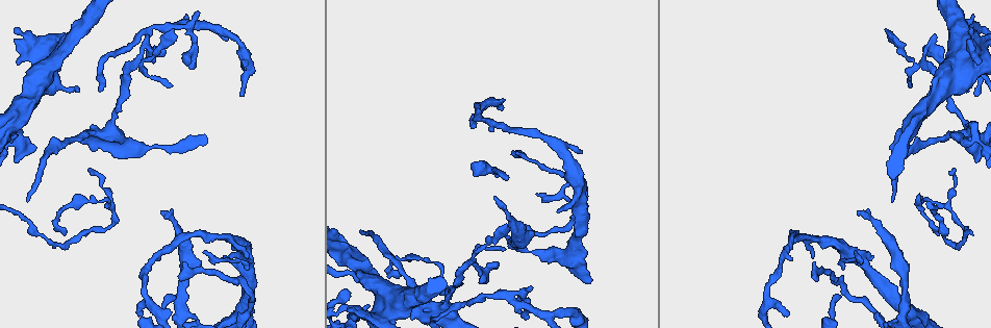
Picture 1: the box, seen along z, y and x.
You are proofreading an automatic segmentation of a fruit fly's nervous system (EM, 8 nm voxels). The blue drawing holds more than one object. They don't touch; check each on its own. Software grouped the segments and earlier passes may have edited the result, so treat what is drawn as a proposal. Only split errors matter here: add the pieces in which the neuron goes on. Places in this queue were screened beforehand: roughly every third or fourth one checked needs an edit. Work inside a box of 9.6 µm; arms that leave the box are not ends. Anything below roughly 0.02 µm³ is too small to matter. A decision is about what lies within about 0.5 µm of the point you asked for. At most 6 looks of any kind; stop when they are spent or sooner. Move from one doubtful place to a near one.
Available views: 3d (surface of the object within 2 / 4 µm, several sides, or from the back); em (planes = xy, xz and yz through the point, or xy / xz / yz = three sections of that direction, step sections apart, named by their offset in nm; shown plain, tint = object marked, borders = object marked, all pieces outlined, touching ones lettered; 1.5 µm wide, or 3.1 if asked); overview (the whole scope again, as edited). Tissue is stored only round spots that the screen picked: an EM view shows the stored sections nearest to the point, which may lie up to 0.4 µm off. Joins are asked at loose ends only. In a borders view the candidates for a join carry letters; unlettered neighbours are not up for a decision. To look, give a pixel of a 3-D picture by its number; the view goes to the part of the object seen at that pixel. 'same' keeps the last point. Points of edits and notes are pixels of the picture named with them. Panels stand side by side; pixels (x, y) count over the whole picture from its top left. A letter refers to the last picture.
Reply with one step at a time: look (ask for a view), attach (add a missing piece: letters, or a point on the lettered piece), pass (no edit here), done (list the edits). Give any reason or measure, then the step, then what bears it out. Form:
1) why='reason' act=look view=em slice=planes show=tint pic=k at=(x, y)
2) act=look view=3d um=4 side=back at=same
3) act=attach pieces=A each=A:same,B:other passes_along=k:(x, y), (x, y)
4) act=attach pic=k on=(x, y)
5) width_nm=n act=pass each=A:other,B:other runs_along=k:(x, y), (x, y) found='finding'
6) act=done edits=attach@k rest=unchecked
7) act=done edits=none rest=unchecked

why='an open end' act=look view=em slice=planes show=borders pic=1 at=(495, 197)

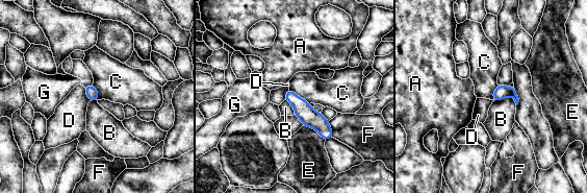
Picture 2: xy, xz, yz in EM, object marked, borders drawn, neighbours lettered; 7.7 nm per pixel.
width_nm=90 longest_contact=E:220nm act=pass each=A:other,B:other,C:other,D:other,E:other,F:other,G:other found='no lettered piece goes on from it'

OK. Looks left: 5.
why='branch stops here' act=look view=3d um=2 pic=1 at=(347, 311)

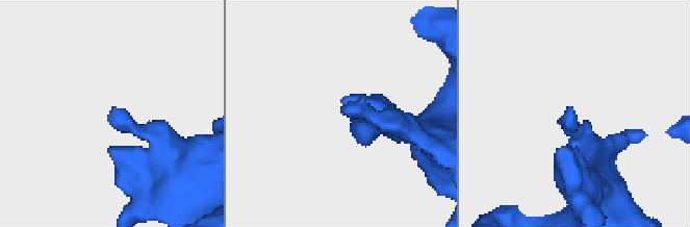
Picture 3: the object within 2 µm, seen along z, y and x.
why='now the EM' act=look view=em slice=yz step=4 show=tint pic=3 at=(110, 117)

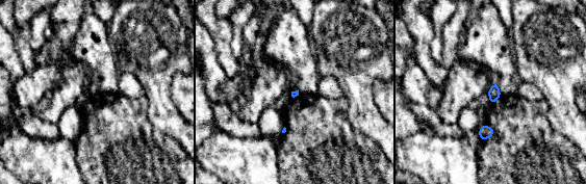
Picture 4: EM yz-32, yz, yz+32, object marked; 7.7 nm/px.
act=look view=em slice=planes show=borders at=same

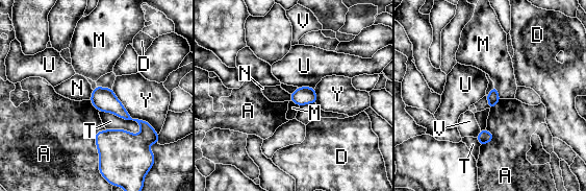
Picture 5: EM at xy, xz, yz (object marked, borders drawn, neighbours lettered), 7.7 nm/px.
act=pass each=A:other,D:other,M:other,N:other,T:other,U:other,V:other,Y:other border=5:(93, 90), (88, 99) found='no lettered piece goes on from it'

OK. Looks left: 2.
why='tapers out' act=look view=3d um=4 pic=1 at=(969, 127)

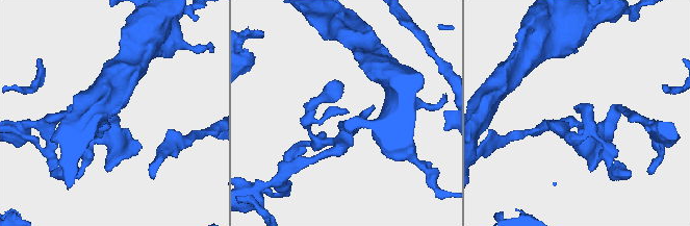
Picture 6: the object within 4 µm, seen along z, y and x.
act=look view=em slice=planes show=borders pic=6 at=(579, 113)

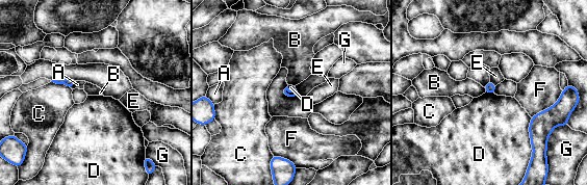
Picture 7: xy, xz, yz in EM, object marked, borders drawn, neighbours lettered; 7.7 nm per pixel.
act=pass each=A:other,B:other,C:other,D:other,E:other,F:other,G:other border=7:(530, 117), (529, 136), (533, 152) found='none of them fits'

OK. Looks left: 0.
act=done edits=none rest=unchecked

